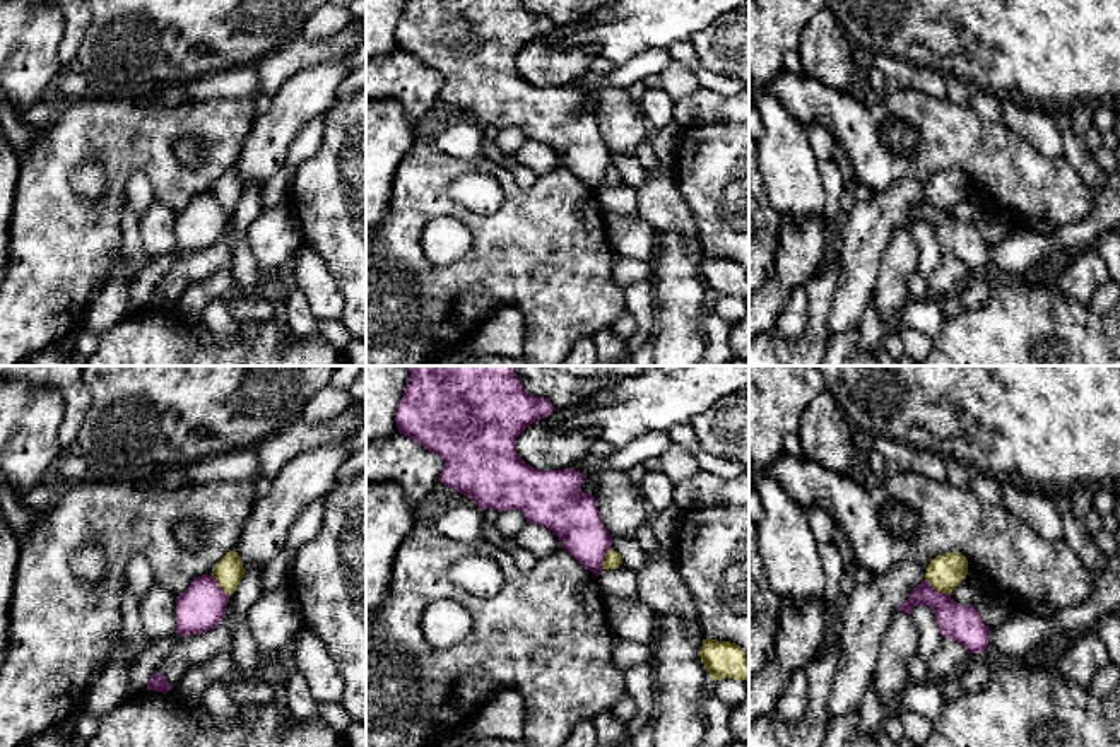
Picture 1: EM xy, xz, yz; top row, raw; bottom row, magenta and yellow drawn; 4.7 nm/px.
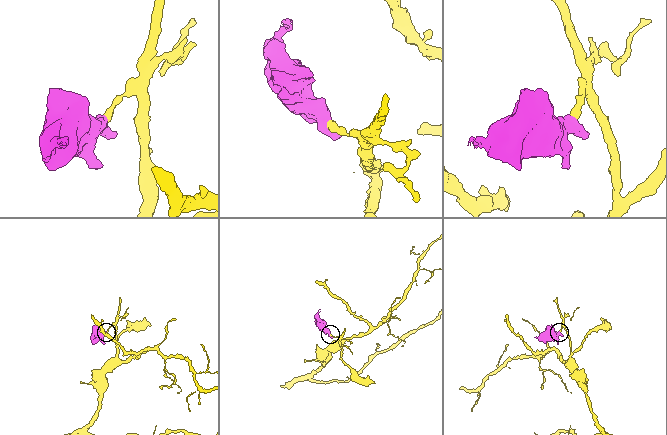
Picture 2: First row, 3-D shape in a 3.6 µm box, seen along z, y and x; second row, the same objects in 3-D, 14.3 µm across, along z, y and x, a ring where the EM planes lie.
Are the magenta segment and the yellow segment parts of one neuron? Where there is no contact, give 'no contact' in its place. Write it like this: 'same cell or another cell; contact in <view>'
another cell; contact in yz

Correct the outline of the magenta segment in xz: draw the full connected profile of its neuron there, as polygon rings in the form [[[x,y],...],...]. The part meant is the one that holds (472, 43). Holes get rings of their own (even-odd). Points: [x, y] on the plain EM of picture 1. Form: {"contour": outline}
{"contour": [[[407,0],[397,24],[398,50],[443,75],[439,99],[475,118],[479,126],[494,125],[499,130],[518,126],[527,140],[552,147],[564,166],[595,193],[600,191],[604,174],[612,162],[595,113],[583,109],[587,92],[573,84],[563,87],[537,87],[516,70],[516,55],[533,39],[549,34],[556,24],[544,14],[530,12],[522,0]]]}

